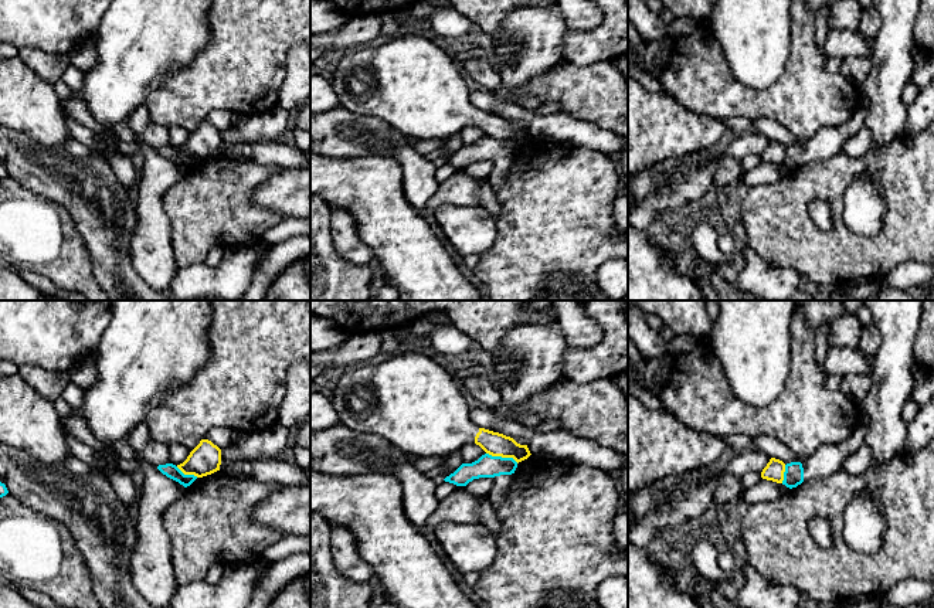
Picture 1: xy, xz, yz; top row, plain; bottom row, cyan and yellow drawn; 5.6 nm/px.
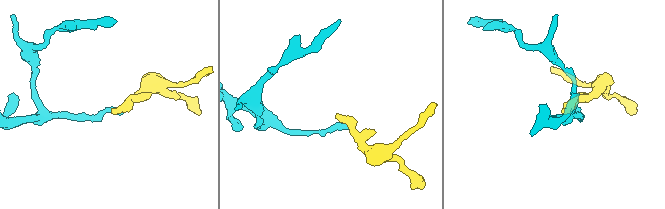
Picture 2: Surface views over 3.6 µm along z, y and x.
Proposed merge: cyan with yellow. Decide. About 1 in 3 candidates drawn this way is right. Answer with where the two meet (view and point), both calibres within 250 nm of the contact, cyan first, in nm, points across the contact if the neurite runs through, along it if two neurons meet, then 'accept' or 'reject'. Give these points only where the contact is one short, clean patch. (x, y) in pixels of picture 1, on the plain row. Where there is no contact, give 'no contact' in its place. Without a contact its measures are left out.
xz (501, 139) | 130/140 nm | along xz (486, 135), (495, 139), (512, 139), (518, 145) | reject

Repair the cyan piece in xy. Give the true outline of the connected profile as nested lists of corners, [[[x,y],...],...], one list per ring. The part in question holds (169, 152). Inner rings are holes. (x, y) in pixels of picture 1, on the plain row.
[[[166,146],[166,147],[159,147],[157,152],[166,157],[167,160],[179,164],[184,170],[190,169],[197,159],[194,157],[184,157],[176,147],[173,146]]]

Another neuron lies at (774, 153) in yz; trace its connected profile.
[[[771,140],[767,149],[761,154],[761,160],[782,166],[785,154],[785,146],[780,142]]]

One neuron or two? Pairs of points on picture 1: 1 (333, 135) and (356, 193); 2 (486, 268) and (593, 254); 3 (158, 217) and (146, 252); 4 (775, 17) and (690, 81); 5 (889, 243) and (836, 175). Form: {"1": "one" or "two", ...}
{"1": "two", "2": "one", "3": "one", "4": "two", "5": "one"}

